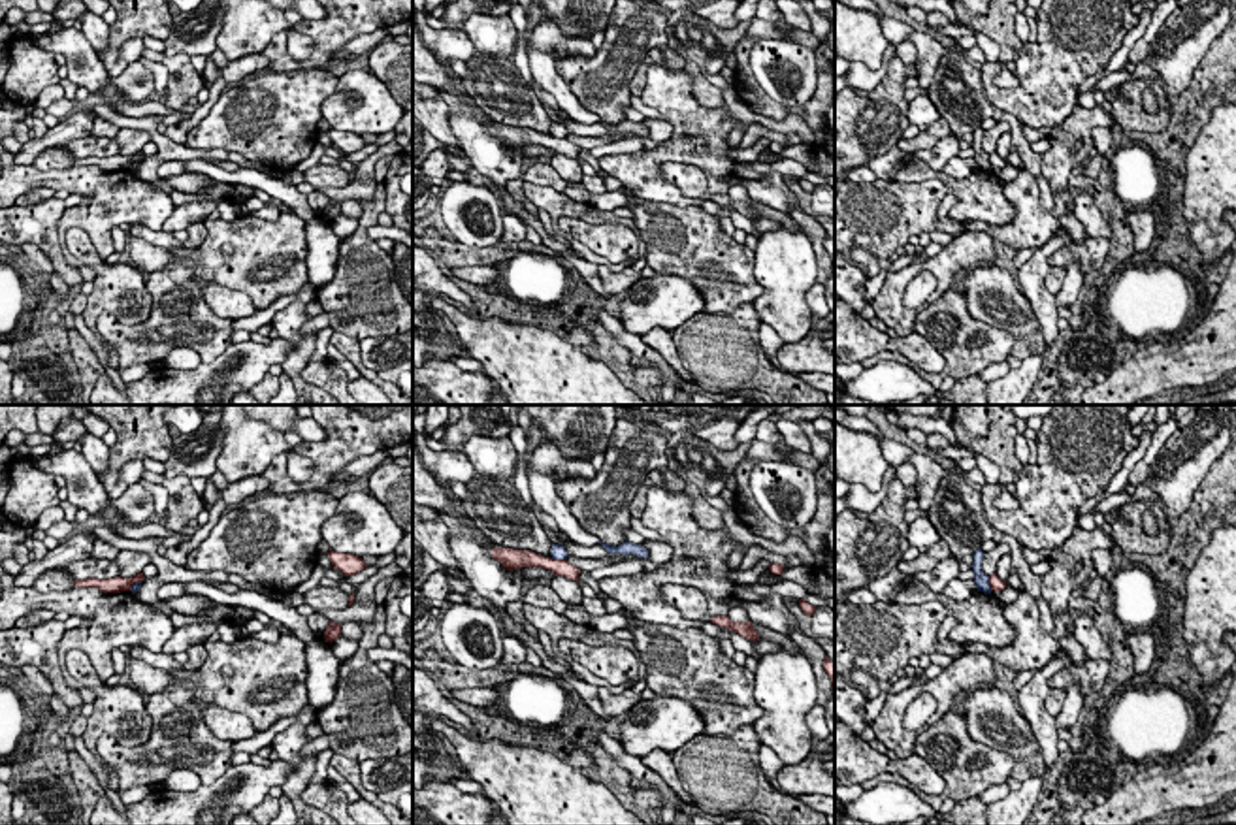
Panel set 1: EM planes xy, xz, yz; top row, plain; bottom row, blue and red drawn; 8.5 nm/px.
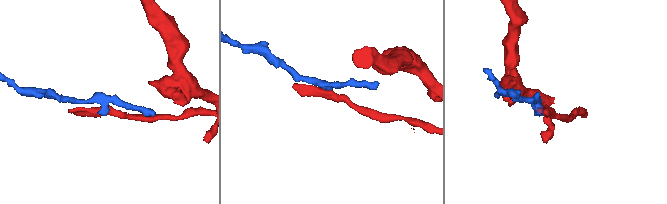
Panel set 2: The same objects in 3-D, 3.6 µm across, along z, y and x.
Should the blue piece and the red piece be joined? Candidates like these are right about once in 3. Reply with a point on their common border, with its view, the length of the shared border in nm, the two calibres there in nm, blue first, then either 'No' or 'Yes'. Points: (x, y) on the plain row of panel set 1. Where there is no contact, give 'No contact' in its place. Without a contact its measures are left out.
Touches blue at yz (988, 162). Shared border 130 nm. Thickness 130 nm (blue) against 120 nm. No

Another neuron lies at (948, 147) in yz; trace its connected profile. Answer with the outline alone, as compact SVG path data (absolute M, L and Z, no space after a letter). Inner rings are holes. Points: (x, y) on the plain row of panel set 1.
M950 134L948 138L940 139L933 149L916 151L910 160L923 162L929 170L940 171L951 158L959 156L959 136Z

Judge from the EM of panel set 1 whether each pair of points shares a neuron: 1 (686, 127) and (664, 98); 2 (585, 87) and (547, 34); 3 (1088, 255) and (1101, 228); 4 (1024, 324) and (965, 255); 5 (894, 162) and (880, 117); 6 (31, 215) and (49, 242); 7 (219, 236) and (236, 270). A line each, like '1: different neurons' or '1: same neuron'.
1: same neuron
2: different neurons
3: different neurons
4: different neurons
5: different neurons
6: same neuron
7: same neuron

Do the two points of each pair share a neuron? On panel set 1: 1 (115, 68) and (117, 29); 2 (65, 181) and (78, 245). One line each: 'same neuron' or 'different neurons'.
1: same neuron
2: different neurons

